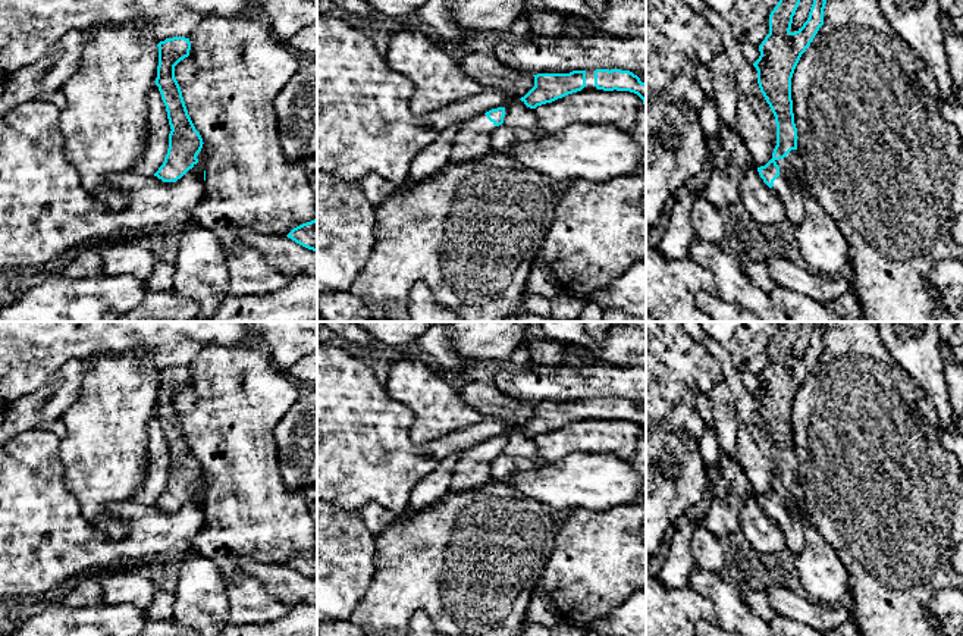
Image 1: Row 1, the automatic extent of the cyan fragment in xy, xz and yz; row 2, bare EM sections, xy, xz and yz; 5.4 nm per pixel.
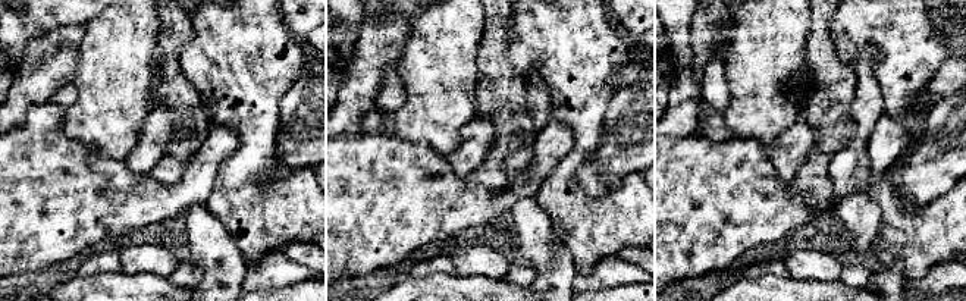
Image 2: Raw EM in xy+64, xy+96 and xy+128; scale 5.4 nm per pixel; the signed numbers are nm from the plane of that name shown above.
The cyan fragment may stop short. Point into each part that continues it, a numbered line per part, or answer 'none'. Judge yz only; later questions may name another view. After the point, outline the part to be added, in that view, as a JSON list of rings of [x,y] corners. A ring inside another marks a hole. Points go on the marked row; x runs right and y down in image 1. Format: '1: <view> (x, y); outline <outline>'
1: yz (790, 184); outline [[[791,150],[784,159],[775,160],[780,166],[780,176],[774,181],[777,191],[785,207],[785,219],[799,225],[804,214],[803,189],[806,179],[797,150]]]

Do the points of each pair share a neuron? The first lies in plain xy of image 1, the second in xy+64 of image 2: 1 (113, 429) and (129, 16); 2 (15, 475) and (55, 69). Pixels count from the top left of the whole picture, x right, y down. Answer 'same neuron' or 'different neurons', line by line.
1: same neuron
2: different neurons

